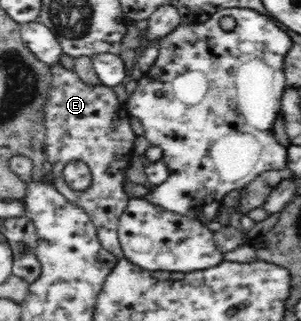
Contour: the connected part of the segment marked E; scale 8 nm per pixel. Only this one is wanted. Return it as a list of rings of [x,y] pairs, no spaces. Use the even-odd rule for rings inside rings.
[[[60,63],[51,68],[51,90],[43,121],[46,135],[46,156],[53,164],[54,184],[58,193],[89,214],[95,224],[98,240],[110,254],[123,258],[118,240],[118,221],[123,215],[130,196],[124,191],[126,170],[133,157],[134,140],[138,137],[130,127],[126,104],[118,101],[112,88],[105,85],[86,85],[74,70],[66,70]],[[80,160],[90,168],[92,184],[87,190],[72,190],[63,178],[64,166]]]

